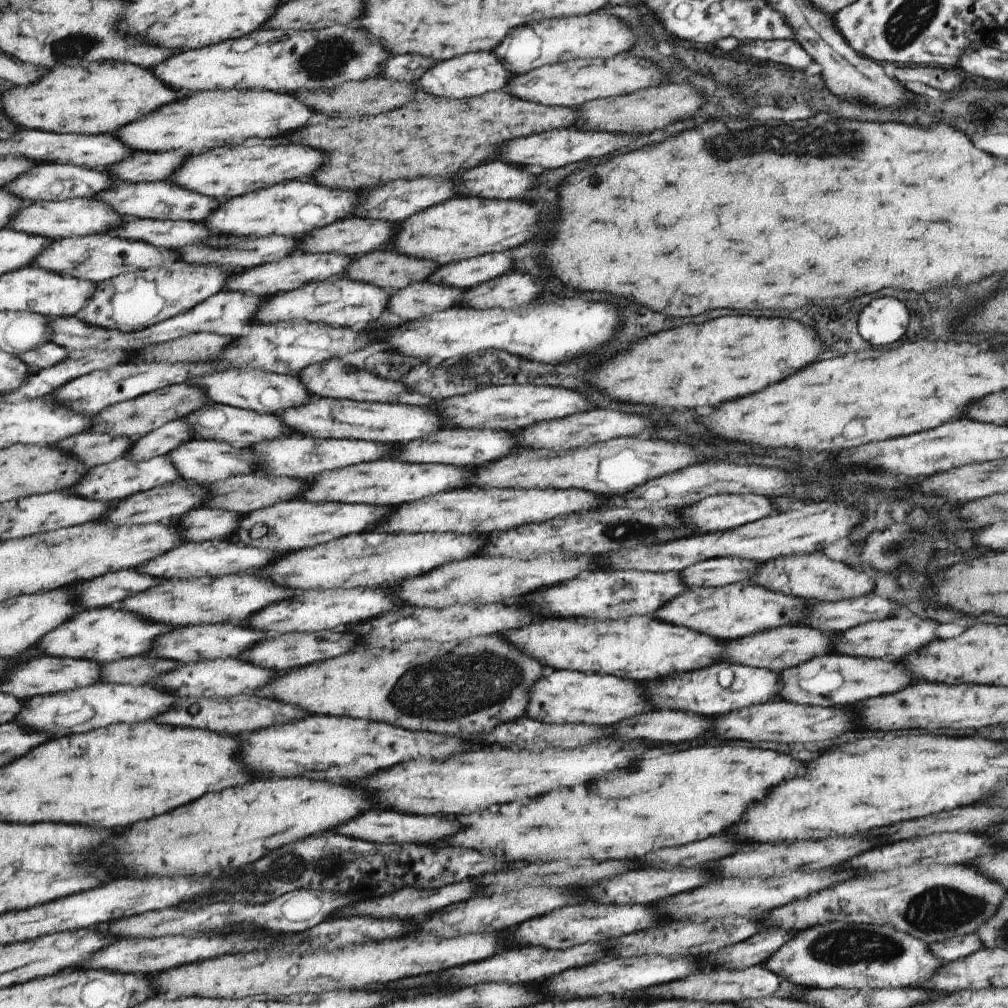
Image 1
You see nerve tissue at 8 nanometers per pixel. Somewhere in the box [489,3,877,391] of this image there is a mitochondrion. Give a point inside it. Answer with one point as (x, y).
(733, 145)

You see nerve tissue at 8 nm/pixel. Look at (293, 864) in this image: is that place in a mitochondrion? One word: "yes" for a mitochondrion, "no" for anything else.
yes

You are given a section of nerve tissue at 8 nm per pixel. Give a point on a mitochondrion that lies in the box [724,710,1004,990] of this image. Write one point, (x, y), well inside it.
(837, 948)

